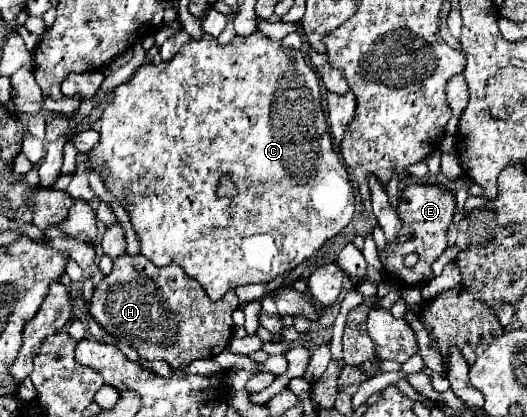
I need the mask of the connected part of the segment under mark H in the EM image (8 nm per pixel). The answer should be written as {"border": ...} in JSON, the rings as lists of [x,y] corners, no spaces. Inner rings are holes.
{"border":[[[121,255],[113,261],[113,269],[109,275],[93,291],[93,299],[89,301],[89,315],[115,339],[131,343],[139,357],[147,361],[167,361],[173,369],[181,367],[179,355],[187,355],[189,363],[195,359],[217,357],[223,353],[233,337],[233,321],[231,313],[239,307],[237,295],[229,291],[223,299],[211,301],[201,285],[191,277],[181,273],[179,265],[155,267],[149,259],[141,255]],[[149,327],[177,327],[175,337],[167,337],[165,341],[155,341],[153,331]]]}

